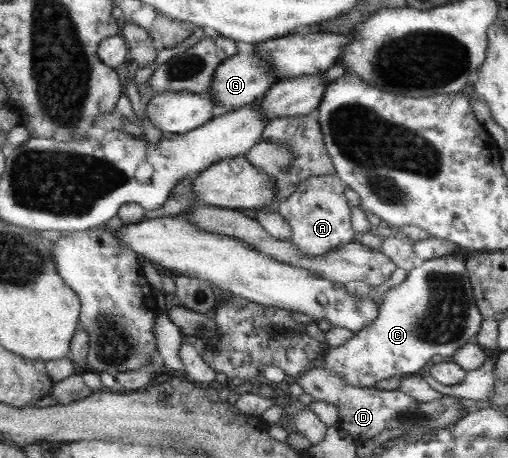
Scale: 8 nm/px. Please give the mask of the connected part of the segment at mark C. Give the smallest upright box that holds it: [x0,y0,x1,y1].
[318,257,483,387]

